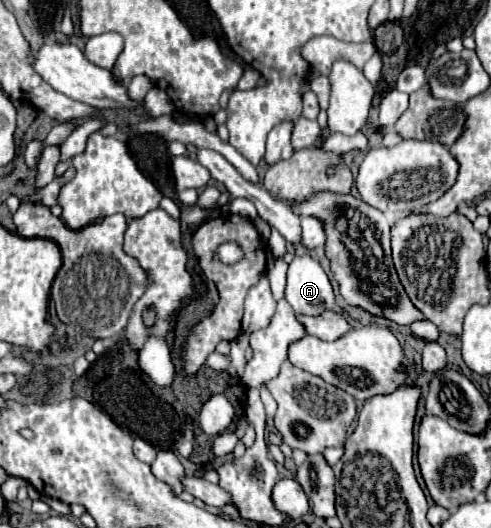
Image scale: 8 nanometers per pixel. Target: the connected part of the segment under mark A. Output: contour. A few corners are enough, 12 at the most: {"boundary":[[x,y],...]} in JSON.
{"boundary":[[311,255],[291,261],[285,299],[299,315],[335,309]]}

